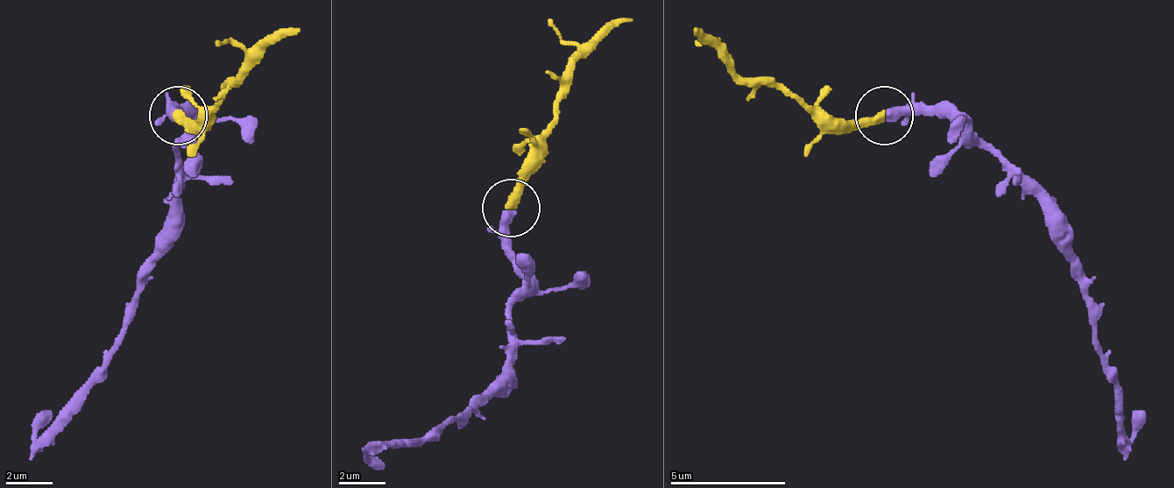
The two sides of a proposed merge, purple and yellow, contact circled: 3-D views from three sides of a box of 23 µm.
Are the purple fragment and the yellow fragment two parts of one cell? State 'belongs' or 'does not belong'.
belongs

